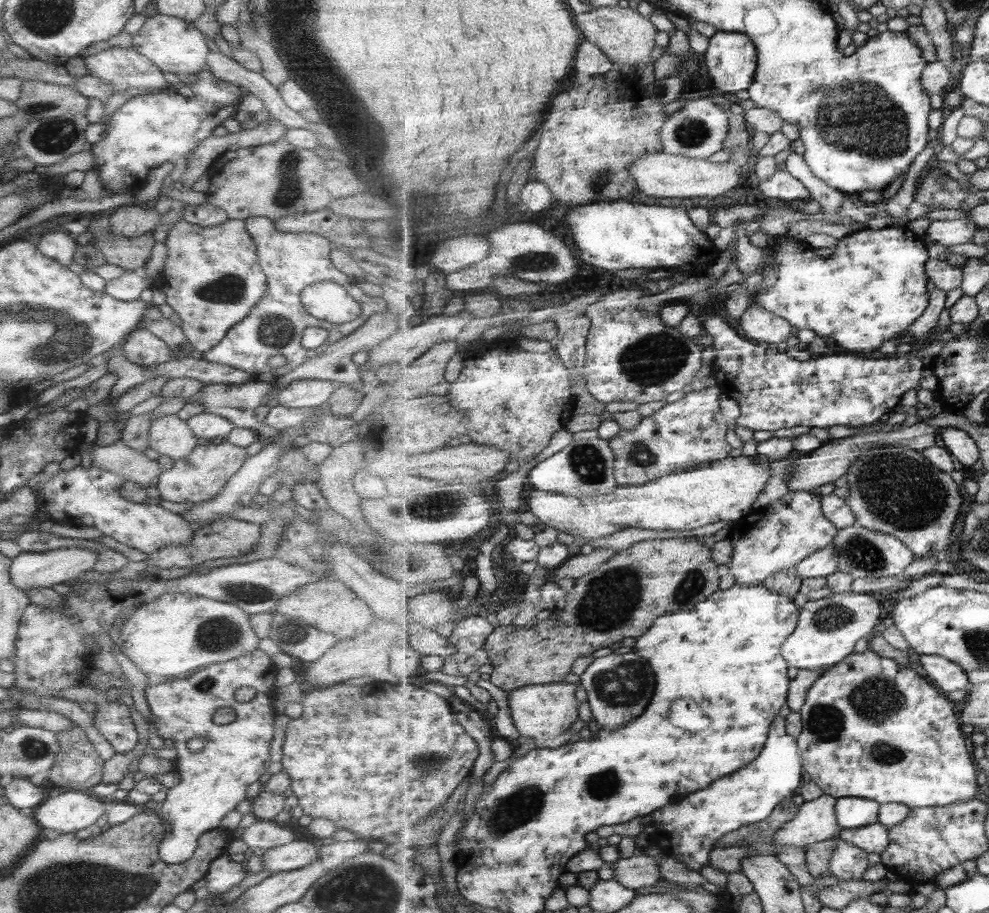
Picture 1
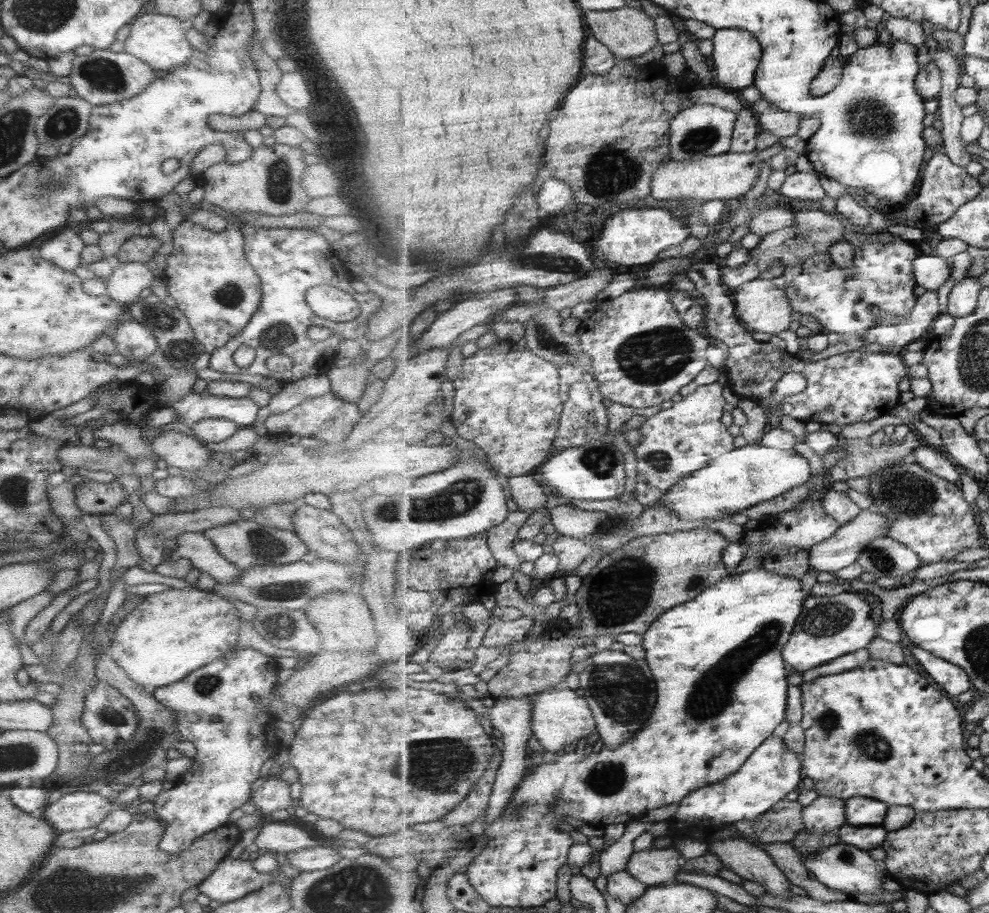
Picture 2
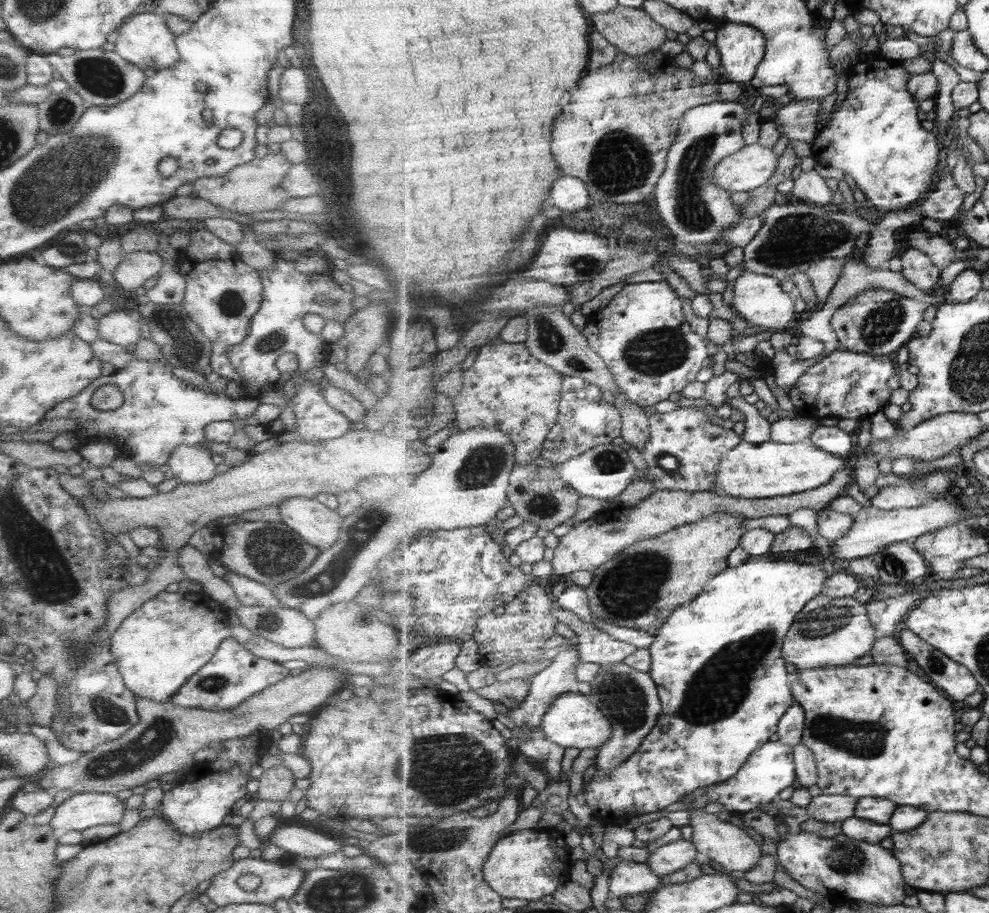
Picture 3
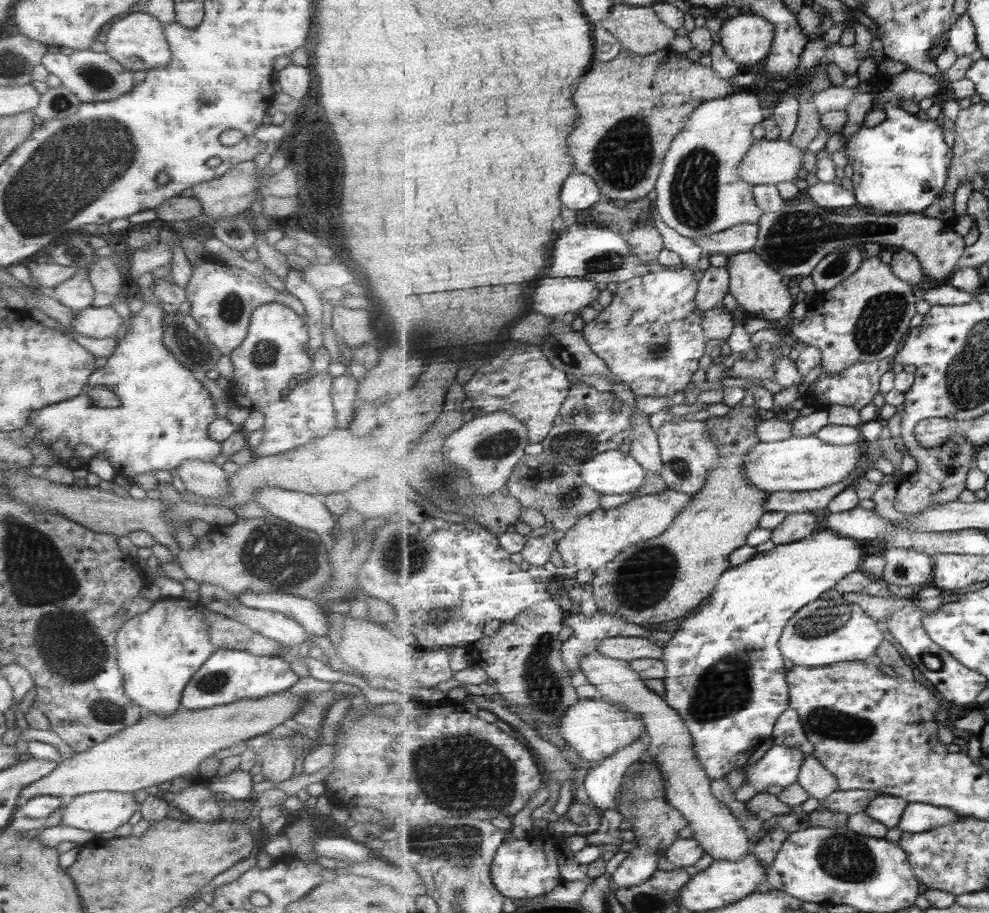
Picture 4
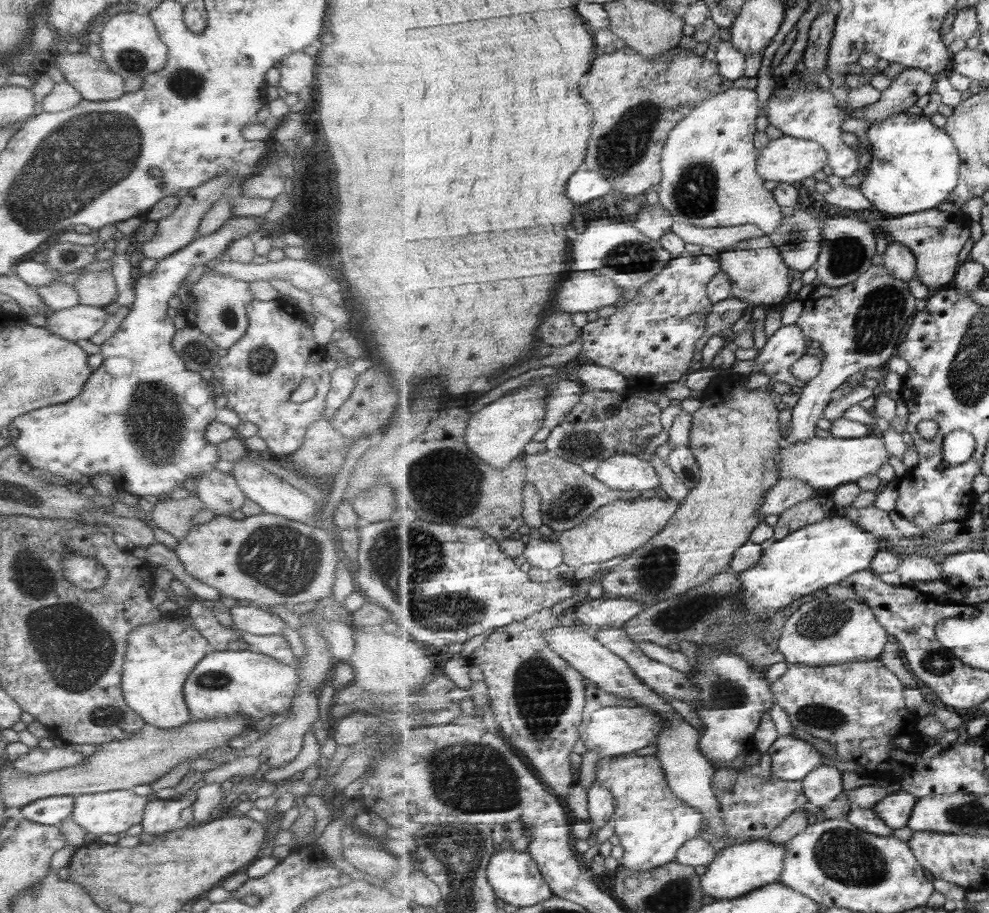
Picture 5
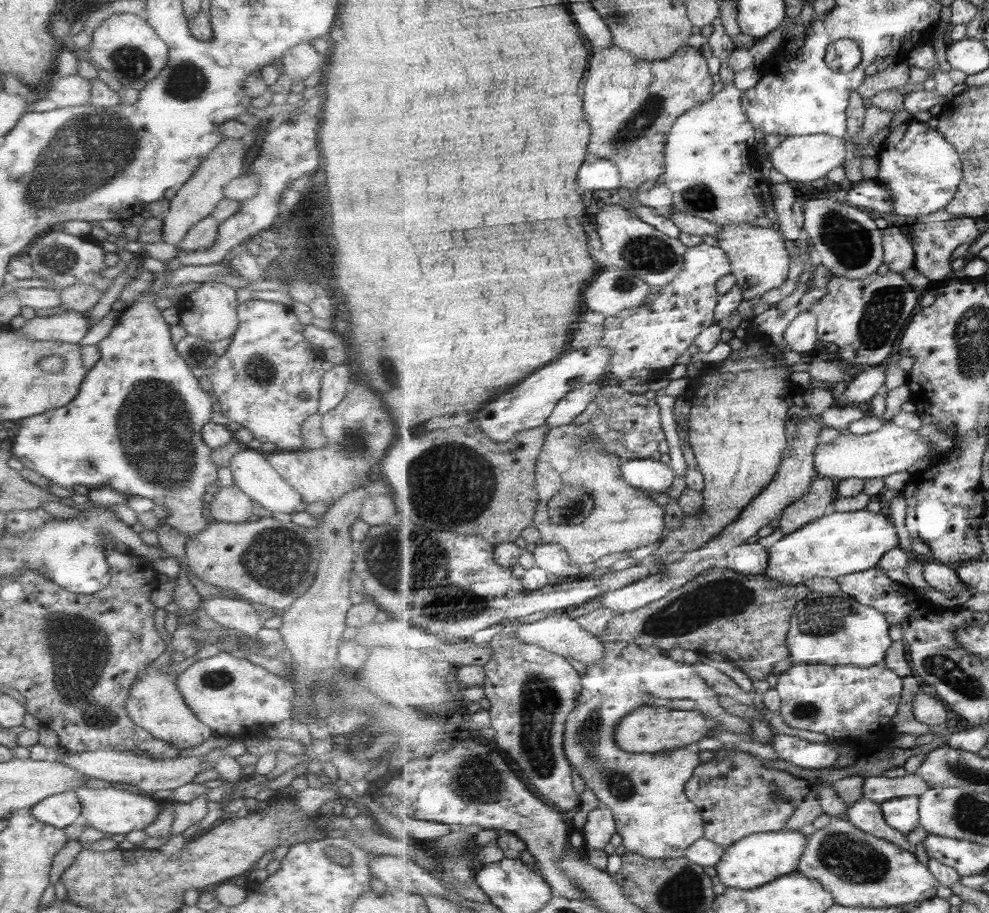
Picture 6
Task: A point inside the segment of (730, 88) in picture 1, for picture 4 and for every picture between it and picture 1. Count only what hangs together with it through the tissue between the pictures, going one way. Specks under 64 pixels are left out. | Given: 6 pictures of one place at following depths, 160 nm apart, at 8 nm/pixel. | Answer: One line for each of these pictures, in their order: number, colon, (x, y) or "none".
2: (737, 54)
3: (742, 47)
4: (748, 38)

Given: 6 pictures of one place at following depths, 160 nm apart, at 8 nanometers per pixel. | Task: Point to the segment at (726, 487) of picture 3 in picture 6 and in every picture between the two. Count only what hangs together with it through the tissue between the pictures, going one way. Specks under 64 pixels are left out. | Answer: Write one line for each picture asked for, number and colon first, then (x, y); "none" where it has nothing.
4: (798, 464)
5: (829, 462)
6: (893, 449)

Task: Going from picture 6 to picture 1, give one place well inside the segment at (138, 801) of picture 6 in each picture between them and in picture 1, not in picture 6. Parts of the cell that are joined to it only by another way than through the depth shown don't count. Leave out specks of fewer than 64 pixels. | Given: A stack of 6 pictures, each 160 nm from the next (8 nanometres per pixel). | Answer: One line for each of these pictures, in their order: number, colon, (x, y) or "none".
1: (69, 812)
2: (74, 811)
3: (82, 811)
4: (97, 813)
5: (111, 812)

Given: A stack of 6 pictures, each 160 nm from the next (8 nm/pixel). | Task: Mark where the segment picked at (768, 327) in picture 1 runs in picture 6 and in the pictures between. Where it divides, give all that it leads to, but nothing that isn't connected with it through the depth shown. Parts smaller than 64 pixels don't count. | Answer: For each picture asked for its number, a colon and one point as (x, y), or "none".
2: (762, 307)
3: (758, 298)
4: (758, 287)
5: (761, 276)
6: (760, 257)

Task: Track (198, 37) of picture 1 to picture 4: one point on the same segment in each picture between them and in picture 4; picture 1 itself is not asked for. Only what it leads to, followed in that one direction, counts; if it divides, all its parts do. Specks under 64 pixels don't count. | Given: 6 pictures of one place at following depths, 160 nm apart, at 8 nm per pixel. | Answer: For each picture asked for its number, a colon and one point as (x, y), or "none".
2: (158, 40)
3: (143, 40)
4: (136, 41)

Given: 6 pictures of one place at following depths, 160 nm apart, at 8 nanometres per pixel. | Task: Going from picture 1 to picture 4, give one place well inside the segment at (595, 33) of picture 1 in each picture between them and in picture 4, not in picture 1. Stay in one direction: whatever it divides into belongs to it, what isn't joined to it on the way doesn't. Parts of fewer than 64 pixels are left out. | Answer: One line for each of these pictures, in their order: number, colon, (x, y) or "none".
2: (628, 32)
3: (633, 31)
4: (640, 29)

